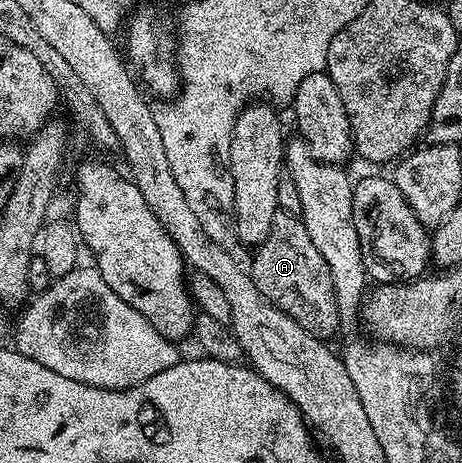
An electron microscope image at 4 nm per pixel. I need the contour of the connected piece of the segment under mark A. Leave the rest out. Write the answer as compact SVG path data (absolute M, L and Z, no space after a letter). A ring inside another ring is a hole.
M280 213L269 227L269 235L254 250L255 258L249 264L249 272L257 291L269 303L289 315L309 335L331 339L341 329L337 295L333 287L333 275L329 275L329 263L321 259L321 251L313 247L309 231L302 217Z

